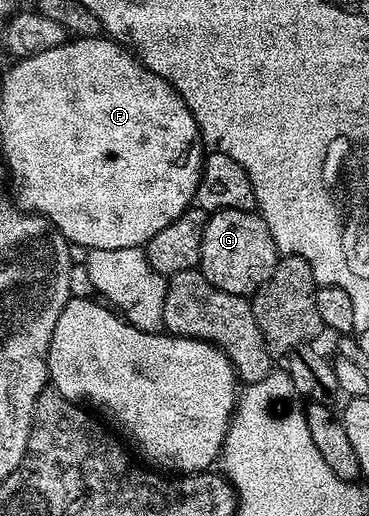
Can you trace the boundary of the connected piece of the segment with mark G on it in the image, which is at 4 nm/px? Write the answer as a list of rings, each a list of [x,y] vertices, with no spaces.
[[[226,210],[213,212],[206,222],[206,234],[202,234],[202,254],[198,270],[218,290],[226,290],[226,294],[238,294],[245,298],[255,296],[256,292],[274,274],[274,266],[278,259],[276,243],[270,234],[270,226],[261,218],[259,211]]]

